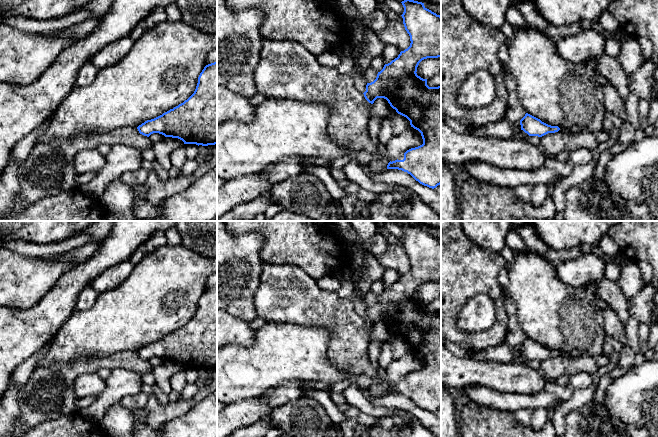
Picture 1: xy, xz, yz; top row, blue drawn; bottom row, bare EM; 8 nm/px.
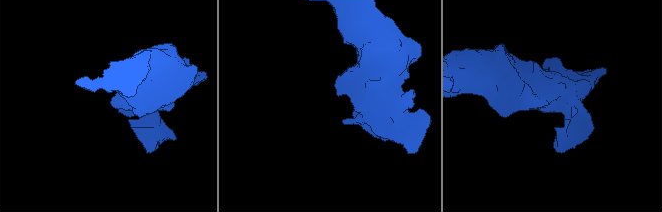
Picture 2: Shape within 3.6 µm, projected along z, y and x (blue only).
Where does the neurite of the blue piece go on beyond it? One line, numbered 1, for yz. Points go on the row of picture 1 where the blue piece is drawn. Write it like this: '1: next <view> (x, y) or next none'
1: next none

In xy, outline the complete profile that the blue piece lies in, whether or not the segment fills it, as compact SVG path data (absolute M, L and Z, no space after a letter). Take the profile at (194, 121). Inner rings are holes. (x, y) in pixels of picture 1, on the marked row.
M217 61L204 67L194 93L187 100L162 115L145 121L137 129L147 137L159 133L165 137L178 138L184 144L217 144Z

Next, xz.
M404 0L401 2L404 12L401 15L405 30L410 36L410 46L401 51L397 58L385 64L383 69L378 72L376 79L367 83L366 91L363 93L365 99L373 104L377 98L384 98L396 112L410 121L411 127L421 133L423 144L411 148L404 153L403 160L390 161L387 169L398 169L410 174L420 184L429 188L436 188L441 184L441 86L429 87L427 79L417 75L419 63L427 58L441 57L441 16L432 12L424 6L424 3L414 0Z

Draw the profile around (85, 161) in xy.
M97 149L82 150L74 158L74 165L77 174L88 172L97 173L105 164L105 156Z

